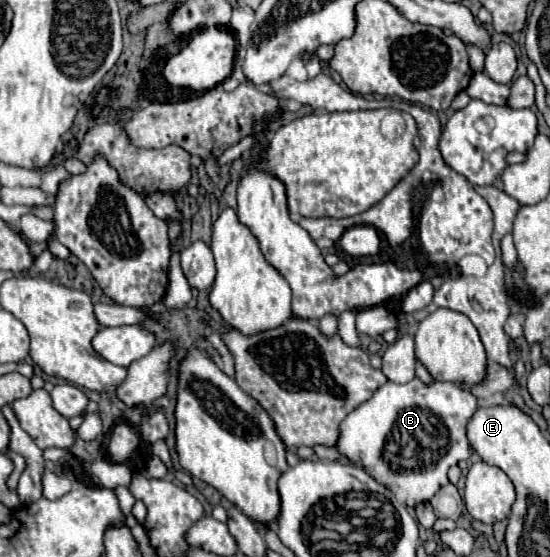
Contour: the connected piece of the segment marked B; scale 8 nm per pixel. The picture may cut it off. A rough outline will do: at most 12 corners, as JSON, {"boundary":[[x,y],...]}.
{"boundary":[[387,381],[337,451],[415,507],[469,459],[475,397]]}

